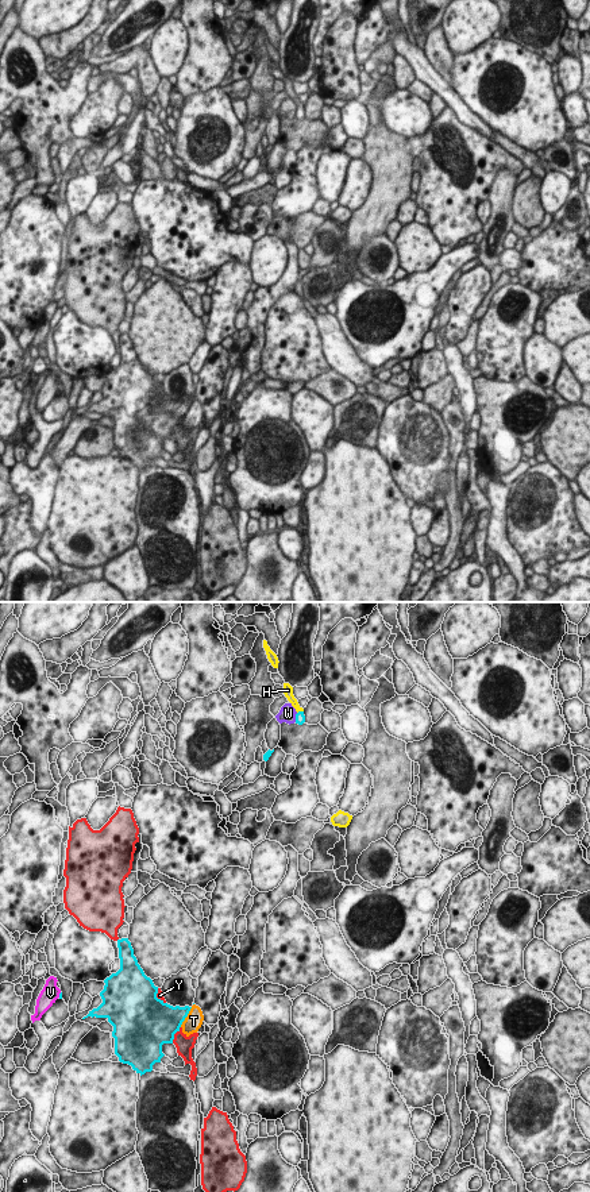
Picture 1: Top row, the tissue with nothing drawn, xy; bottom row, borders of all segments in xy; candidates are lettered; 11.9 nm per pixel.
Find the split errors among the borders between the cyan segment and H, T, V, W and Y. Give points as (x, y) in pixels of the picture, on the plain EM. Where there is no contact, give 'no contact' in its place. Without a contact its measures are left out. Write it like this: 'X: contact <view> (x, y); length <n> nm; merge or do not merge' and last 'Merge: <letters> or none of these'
H: contact xy (300, 107); length 90 nm; do not merge
T: contact xy (186, 411); length 280 nm; do not merge
V: contact xy (60, 390); length 70 nm; do not merge
W: contact xy (296, 112); length 120 nm; do not merge
Y: contact xy (174, 428); length 240 nm; do not merge
Merge: none of these

